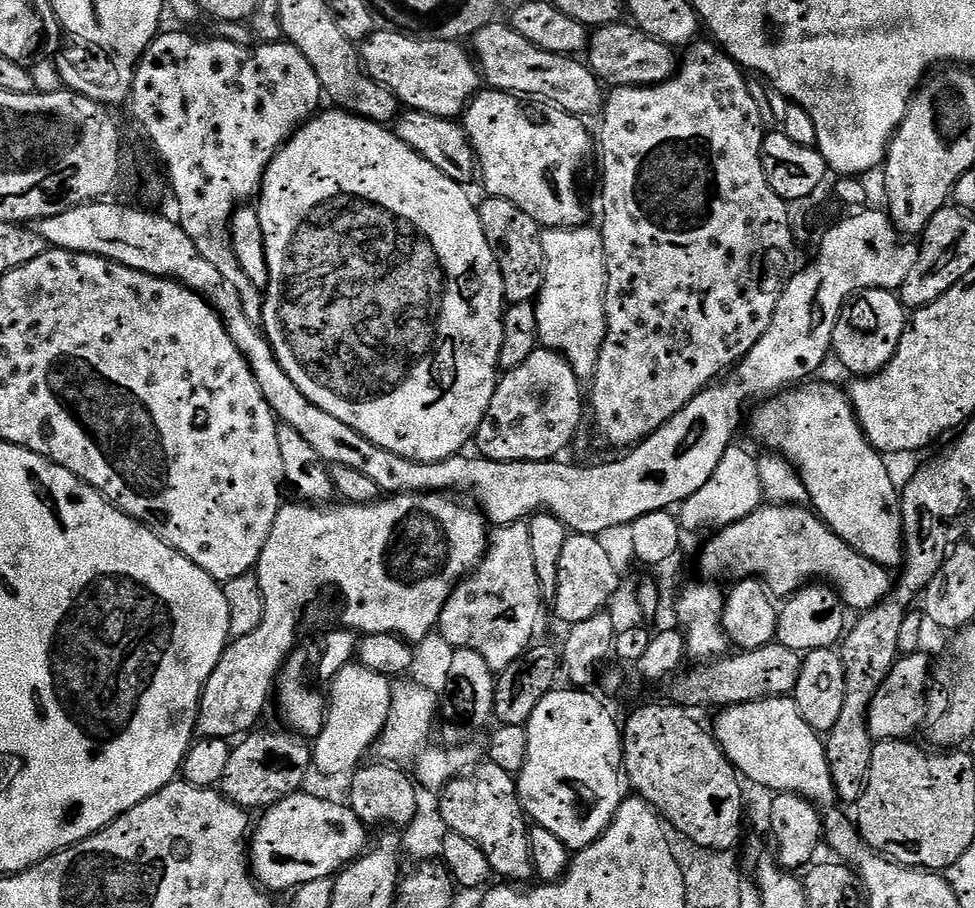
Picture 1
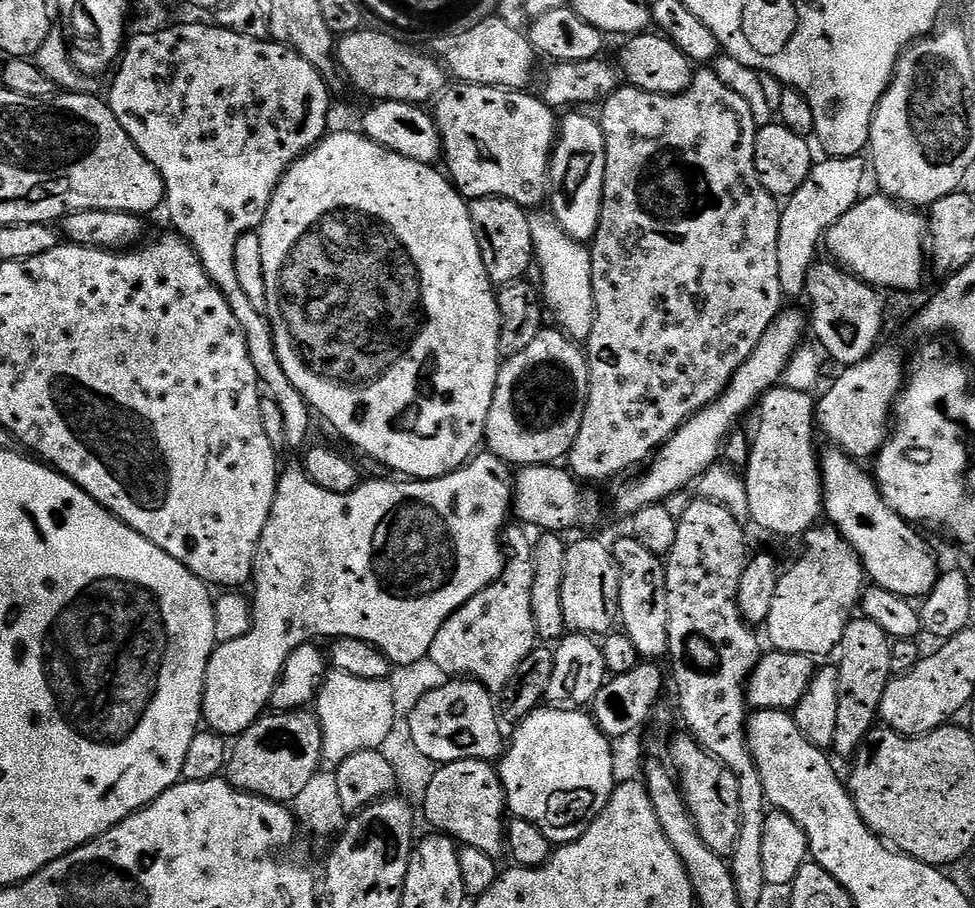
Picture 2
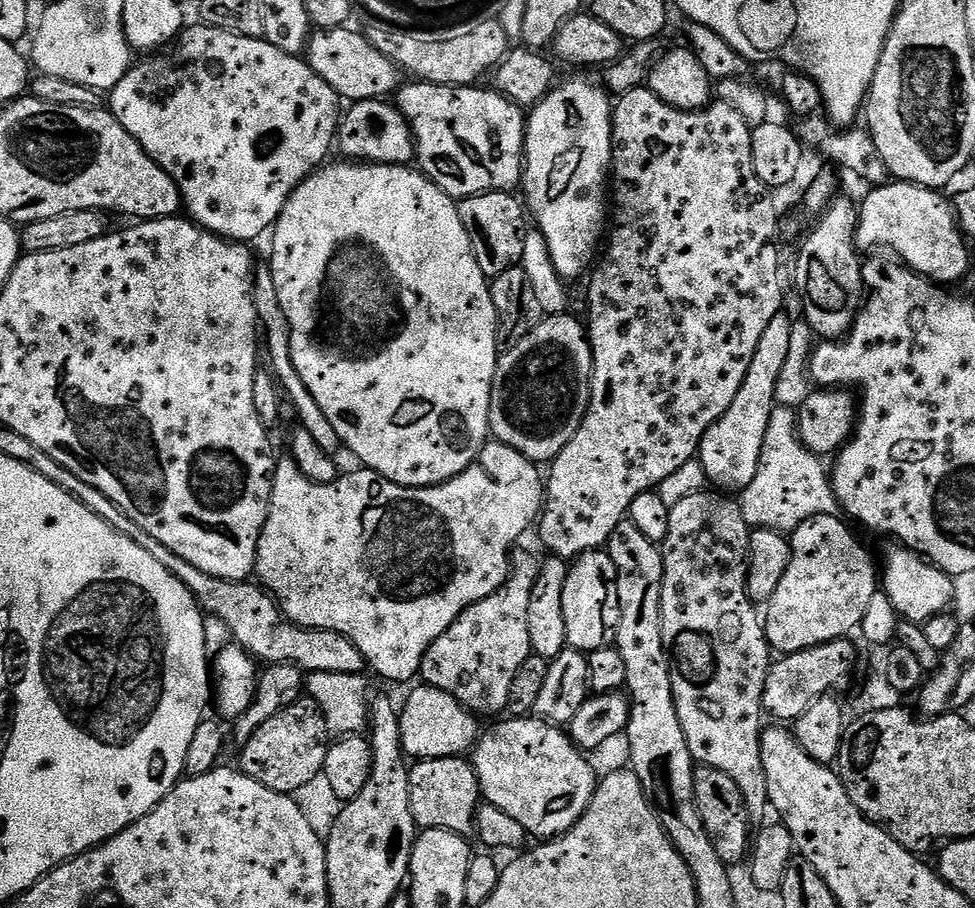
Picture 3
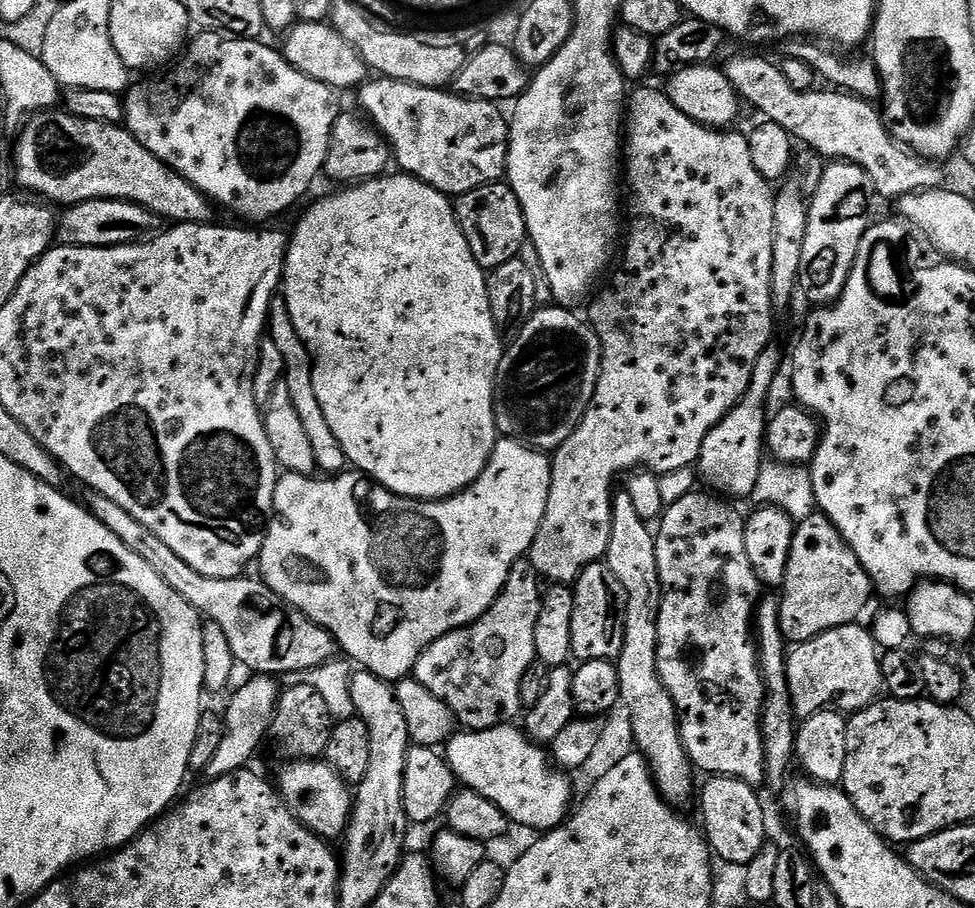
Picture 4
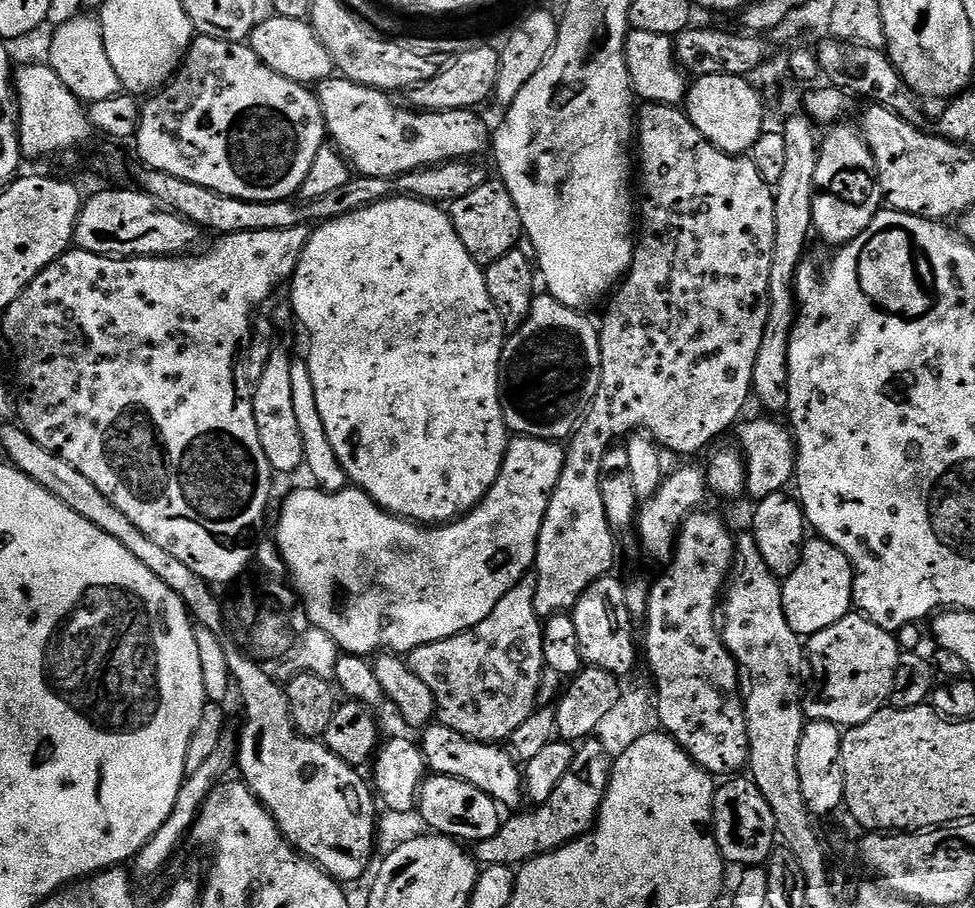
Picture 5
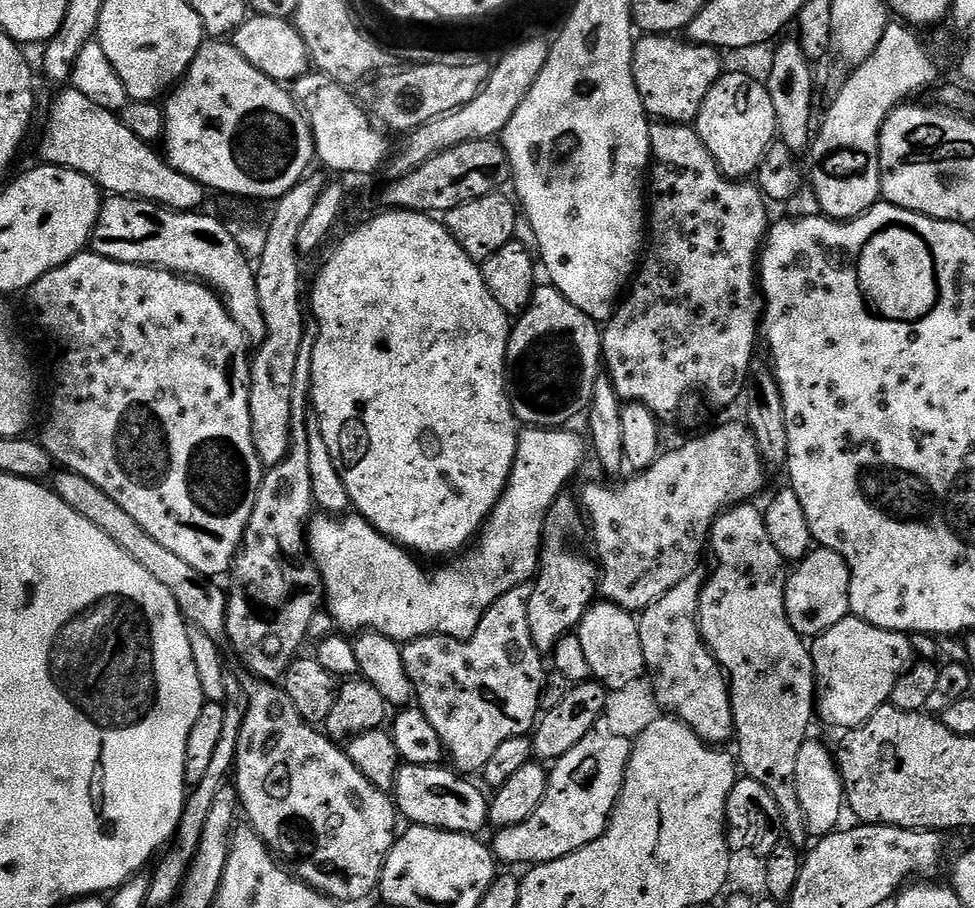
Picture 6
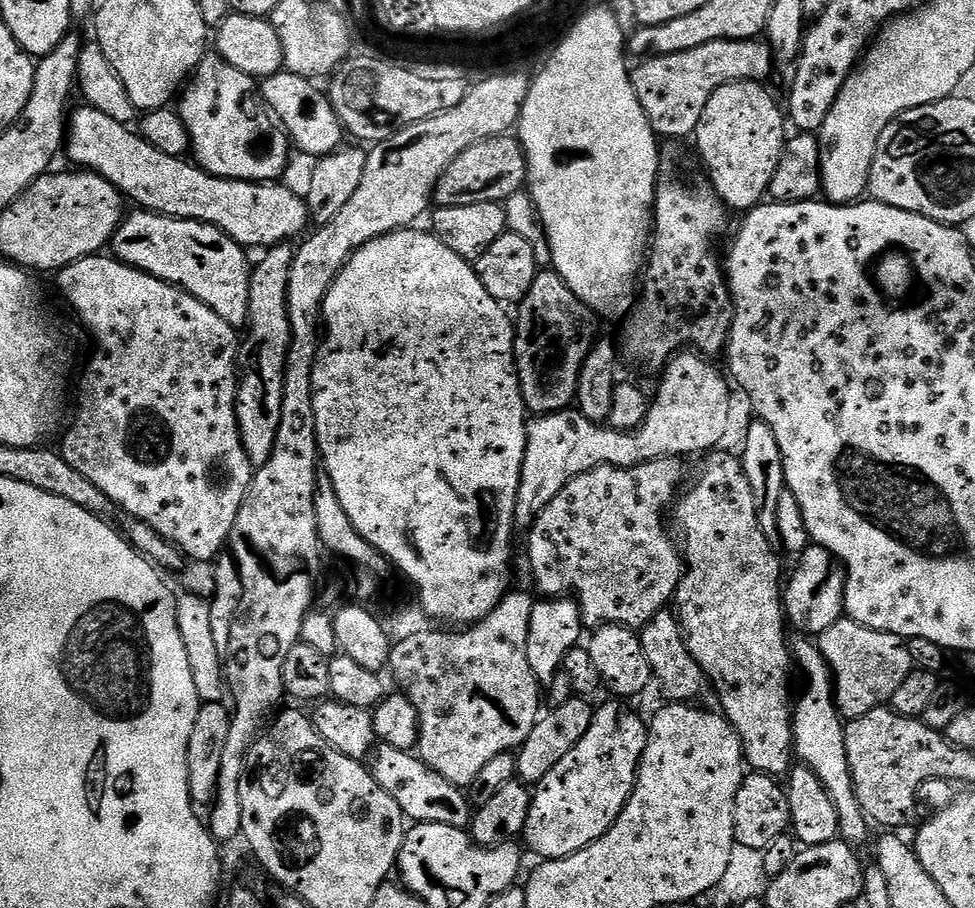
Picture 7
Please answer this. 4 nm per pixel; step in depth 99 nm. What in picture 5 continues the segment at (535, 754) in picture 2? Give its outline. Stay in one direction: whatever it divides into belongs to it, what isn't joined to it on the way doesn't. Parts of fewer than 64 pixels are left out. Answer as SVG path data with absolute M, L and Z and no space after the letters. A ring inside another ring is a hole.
M433 722L423 729L419 733L418 743L424 752L424 760L435 775L453 776L470 782L478 786L478 790L490 794L490 798L494 798L505 809L516 810L521 807L520 800L522 804L525 799L521 769L513 760L511 752L499 743L485 744L483 740L471 740L439 722Z

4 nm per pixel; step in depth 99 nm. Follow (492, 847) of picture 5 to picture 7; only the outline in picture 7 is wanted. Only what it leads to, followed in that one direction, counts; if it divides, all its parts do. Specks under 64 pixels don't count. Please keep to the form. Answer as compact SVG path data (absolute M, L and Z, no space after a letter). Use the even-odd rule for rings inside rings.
M619 699L609 701L609 704L593 711L590 730L586 730L578 746L574 746L574 750L570 750L570 754L566 754L566 758L562 758L562 762L558 762L558 766L554 766L554 770L550 770L550 774L546 774L546 778L542 778L539 787L532 792L532 805L522 833L522 844L527 851L529 848L534 855L540 856L536 858L541 861L561 860L570 854L578 854L578 850L590 846L590 842L598 842L598 838L614 826L632 796L636 776L640 772L640 760L648 745L649 725L638 713L627 712Z

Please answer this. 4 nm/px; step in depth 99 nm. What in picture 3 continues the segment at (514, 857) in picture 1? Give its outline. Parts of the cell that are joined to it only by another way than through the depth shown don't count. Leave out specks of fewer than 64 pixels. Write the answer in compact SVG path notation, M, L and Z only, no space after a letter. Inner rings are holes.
M447 756L446 758L422 760L411 765L408 777L410 778L410 810L416 819L417 829L445 828L454 830L459 836L468 836L473 831L476 813L482 807L482 793L480 779L471 759L464 756Z

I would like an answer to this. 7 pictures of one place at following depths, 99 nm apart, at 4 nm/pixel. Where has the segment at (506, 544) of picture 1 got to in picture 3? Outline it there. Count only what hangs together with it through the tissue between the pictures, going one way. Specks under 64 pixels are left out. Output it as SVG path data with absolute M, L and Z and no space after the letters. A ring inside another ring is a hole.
M519 552L511 561L507 582L494 594L467 608L422 658L420 676L423 683L430 688L446 690L481 717L507 709L514 676L528 656L533 655L530 598L540 576L541 561L528 552Z

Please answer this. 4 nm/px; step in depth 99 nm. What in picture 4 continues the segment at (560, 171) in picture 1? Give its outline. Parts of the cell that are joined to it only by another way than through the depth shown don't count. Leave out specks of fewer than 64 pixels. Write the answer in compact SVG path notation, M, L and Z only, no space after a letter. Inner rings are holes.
M372 78L360 85L358 89L360 95L359 111L374 125L377 132L388 142L391 155L401 164L403 171L410 176L417 176L422 182L426 182L430 186L434 186L439 192L444 193L449 198L459 198L462 194L466 194L475 188L481 188L487 184L495 184L503 181L506 176L506 165L508 163L508 125L509 121L499 112L497 105L490 100L469 100L467 96L458 96L455 91L441 90L438 88L423 88L417 84L410 82L402 82L401 80L386 80L383 78Z

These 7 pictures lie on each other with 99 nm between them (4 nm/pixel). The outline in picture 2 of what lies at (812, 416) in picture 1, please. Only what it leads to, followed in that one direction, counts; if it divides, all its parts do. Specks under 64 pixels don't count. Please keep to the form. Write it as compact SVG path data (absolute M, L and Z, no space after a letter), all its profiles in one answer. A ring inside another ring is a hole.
M832 446L819 461L823 480L823 515L850 542L864 563L867 579L875 587L885 588L899 596L925 598L939 579L942 568L936 565L932 548L919 536L917 529L903 520L882 498L871 471L863 472L861 465L839 448Z

